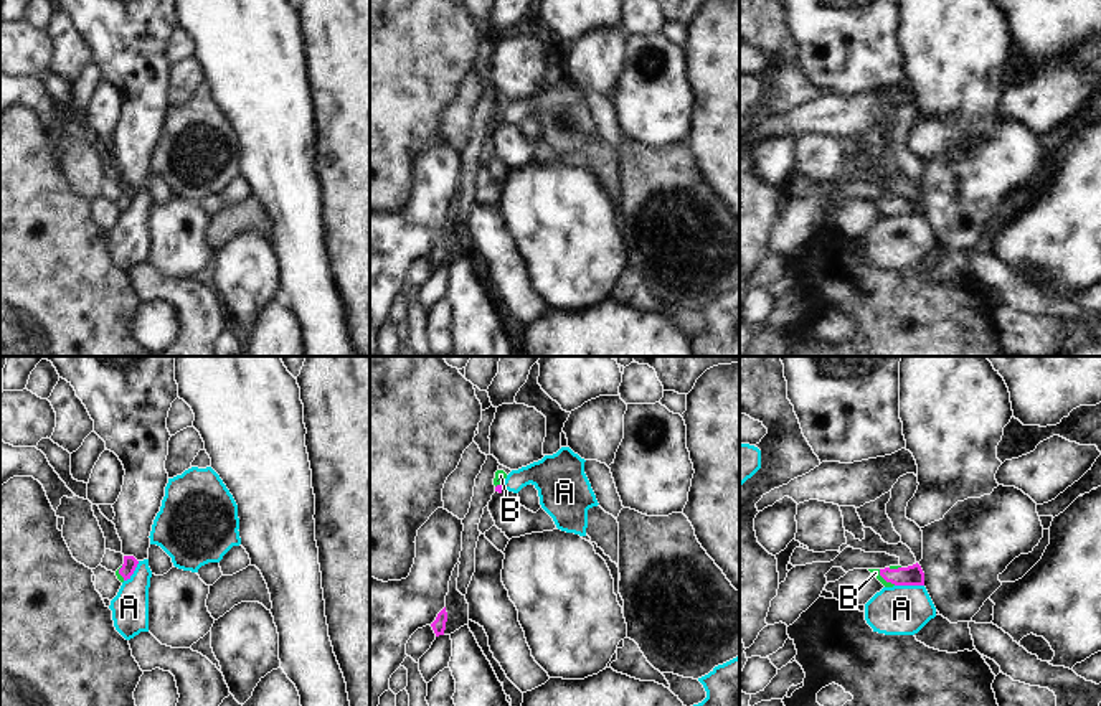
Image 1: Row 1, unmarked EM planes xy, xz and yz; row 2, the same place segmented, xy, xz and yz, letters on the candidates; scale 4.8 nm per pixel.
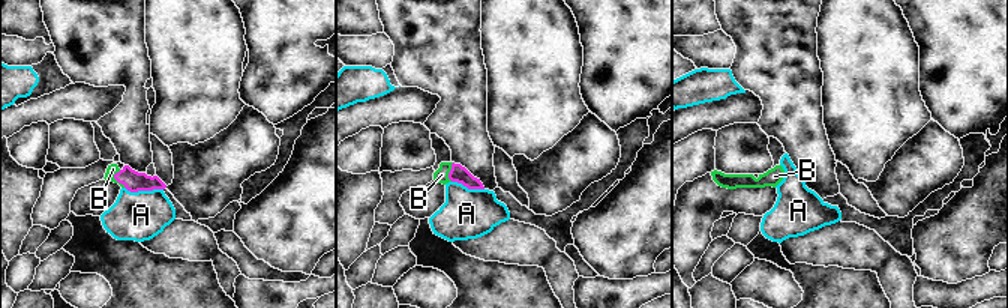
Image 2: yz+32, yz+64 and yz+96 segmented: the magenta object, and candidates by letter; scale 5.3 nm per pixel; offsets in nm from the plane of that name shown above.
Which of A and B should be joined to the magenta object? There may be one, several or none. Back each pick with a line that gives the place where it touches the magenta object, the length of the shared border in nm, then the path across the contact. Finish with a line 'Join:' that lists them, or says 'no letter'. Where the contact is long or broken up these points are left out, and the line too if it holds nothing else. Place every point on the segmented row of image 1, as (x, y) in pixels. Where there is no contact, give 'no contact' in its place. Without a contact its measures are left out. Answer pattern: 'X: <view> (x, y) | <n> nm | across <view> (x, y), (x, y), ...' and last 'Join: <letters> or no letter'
B: yz (885, 579) | 120 nm | across yz (913, 574), (885, 579), (875, 573)
Join: B

